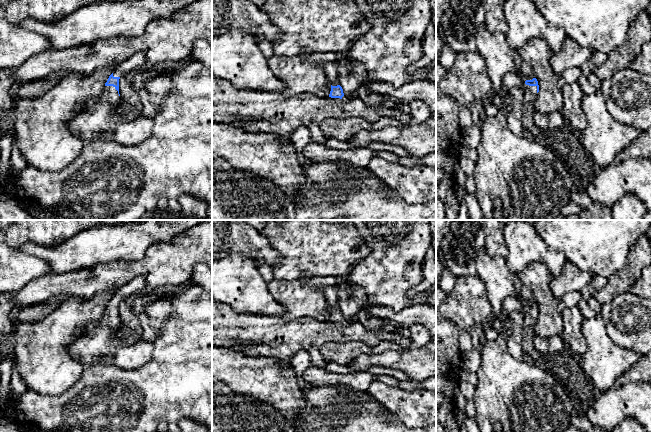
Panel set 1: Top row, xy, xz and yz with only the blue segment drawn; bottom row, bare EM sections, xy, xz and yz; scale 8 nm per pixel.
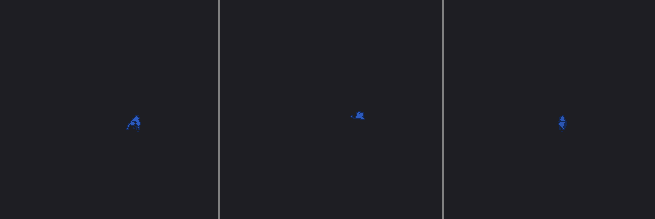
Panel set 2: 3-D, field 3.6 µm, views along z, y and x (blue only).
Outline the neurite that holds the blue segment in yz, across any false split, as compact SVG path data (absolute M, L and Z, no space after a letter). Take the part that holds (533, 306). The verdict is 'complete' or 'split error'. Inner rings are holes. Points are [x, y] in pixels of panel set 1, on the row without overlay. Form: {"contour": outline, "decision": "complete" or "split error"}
{"contour": "M533 302L532 304L526 304L523 315L524 325L522 332L522 348L528 360L535 363L539 355L533 345L533 338L535 336L534 330L537 318L539 316L539 309L537 303Z", "decision": "split error"}

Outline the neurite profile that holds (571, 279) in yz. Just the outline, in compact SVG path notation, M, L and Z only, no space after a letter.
M566 261L561 273L553 277L550 289L556 298L561 299L568 292L580 291L592 277L591 272L581 271L573 263Z

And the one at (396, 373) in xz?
M372 366L369 368L367 372L370 372L375 375L387 375L390 377L394 377L395 379L399 381L410 381L411 379L401 370L399 369L394 369L391 367L377 367L377 366Z

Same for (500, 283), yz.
M483 247L476 255L477 277L484 283L486 294L489 298L493 312L502 313L502 304L507 297L523 299L526 304L535 302L531 290L520 280L517 274L510 271L505 258L491 257Z

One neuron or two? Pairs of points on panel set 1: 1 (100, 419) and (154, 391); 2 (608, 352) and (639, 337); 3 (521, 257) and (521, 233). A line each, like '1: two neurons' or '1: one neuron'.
1: one neuron
2: two neurons
3: one neuron

